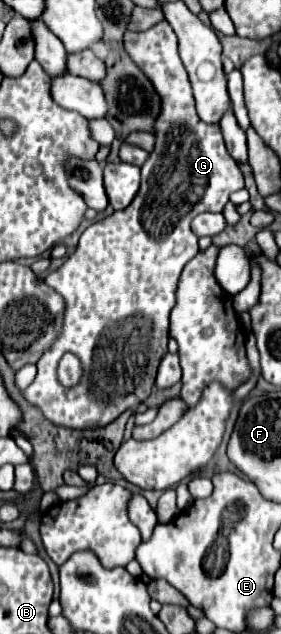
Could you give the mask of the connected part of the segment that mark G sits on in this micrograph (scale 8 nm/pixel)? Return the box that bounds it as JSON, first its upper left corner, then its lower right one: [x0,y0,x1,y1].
[23,20,245,428]

